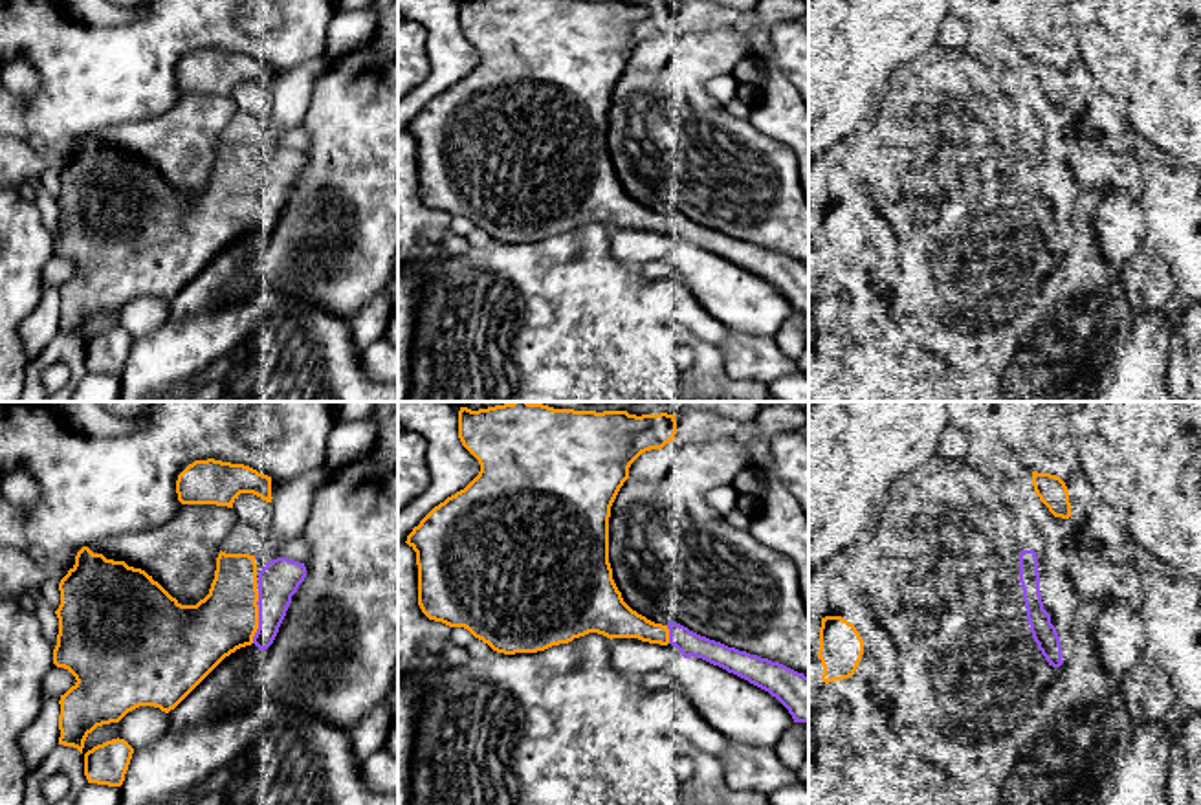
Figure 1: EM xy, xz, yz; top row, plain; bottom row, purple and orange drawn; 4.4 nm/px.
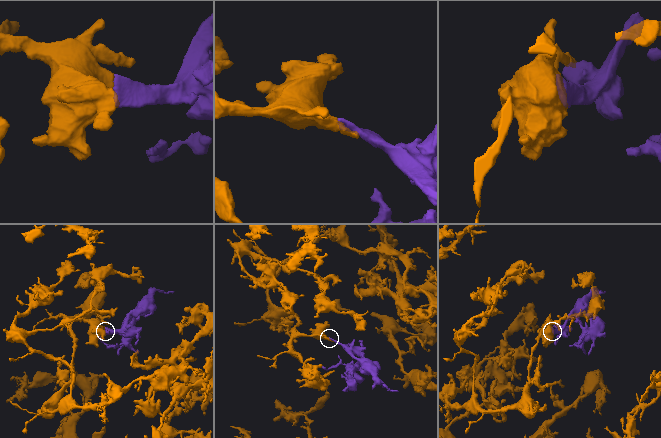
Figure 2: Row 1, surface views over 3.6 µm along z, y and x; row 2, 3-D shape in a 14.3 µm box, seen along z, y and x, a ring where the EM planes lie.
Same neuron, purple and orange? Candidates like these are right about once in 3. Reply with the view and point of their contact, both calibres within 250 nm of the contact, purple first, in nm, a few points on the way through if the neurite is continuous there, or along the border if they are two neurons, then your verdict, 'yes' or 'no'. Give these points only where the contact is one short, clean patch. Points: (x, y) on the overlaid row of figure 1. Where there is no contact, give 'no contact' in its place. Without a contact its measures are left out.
contact xy (259, 617); calibres 180 and 280 nm; yes

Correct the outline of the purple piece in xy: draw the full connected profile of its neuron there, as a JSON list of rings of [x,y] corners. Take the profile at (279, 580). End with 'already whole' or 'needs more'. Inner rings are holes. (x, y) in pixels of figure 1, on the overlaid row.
[[[83,546],[75,556],[75,565],[59,583],[61,605],[55,611],[59,634],[53,664],[68,669],[77,680],[59,700],[59,744],[73,746],[83,754],[86,737],[97,726],[119,722],[139,706],[154,706],[169,713],[237,649],[251,644],[260,651],[268,649],[304,578],[304,563],[288,557],[268,561],[259,572],[255,556],[220,550],[209,594],[196,605],[182,605],[145,570],[128,567],[125,561],[106,559],[103,554],[94,554]]]; needs more

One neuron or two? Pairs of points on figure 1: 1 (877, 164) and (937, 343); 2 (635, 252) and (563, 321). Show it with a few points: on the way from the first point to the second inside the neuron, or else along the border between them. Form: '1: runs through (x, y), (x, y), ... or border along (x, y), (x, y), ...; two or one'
1: border along (937, 323), (956, 334), (980, 334); two
2: border along (609, 230), (609, 252), (633, 270); two

